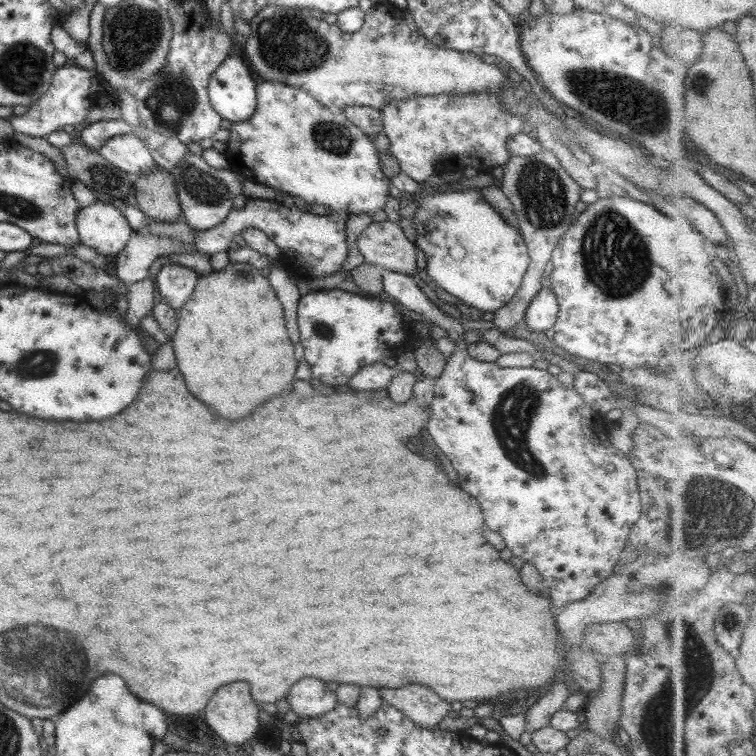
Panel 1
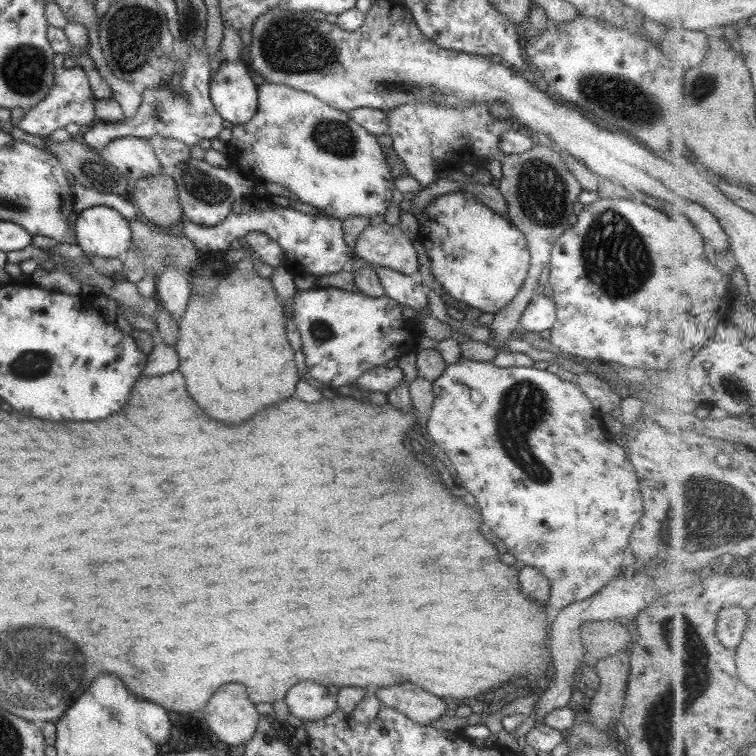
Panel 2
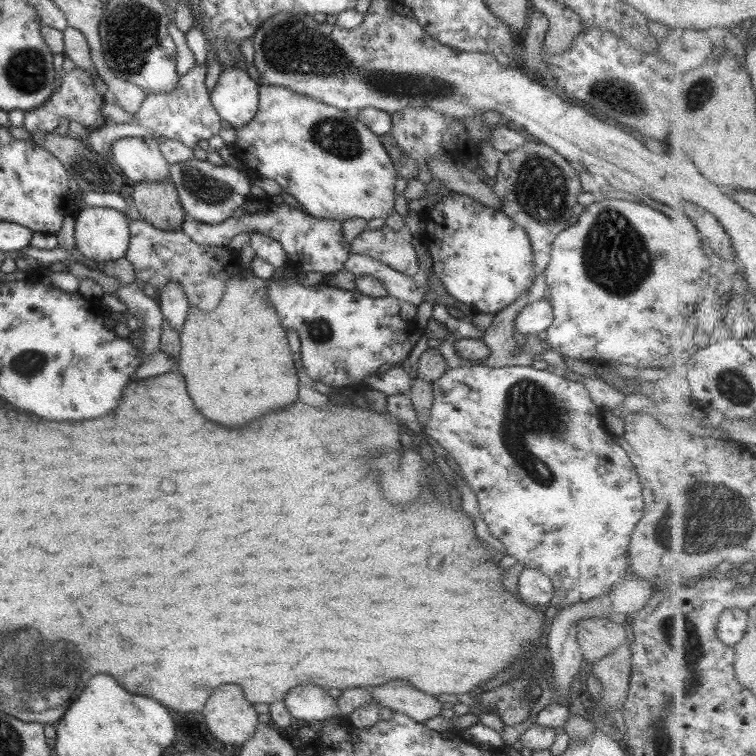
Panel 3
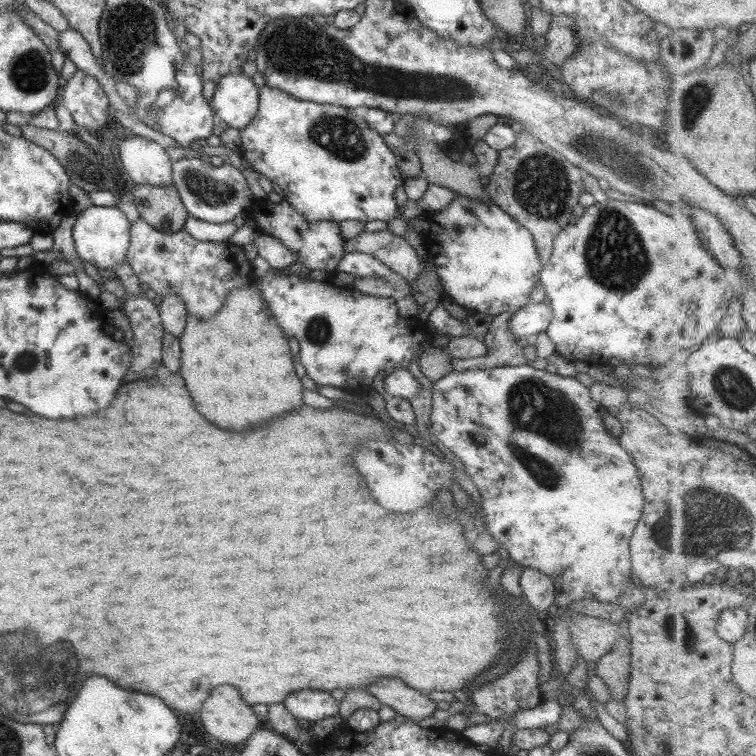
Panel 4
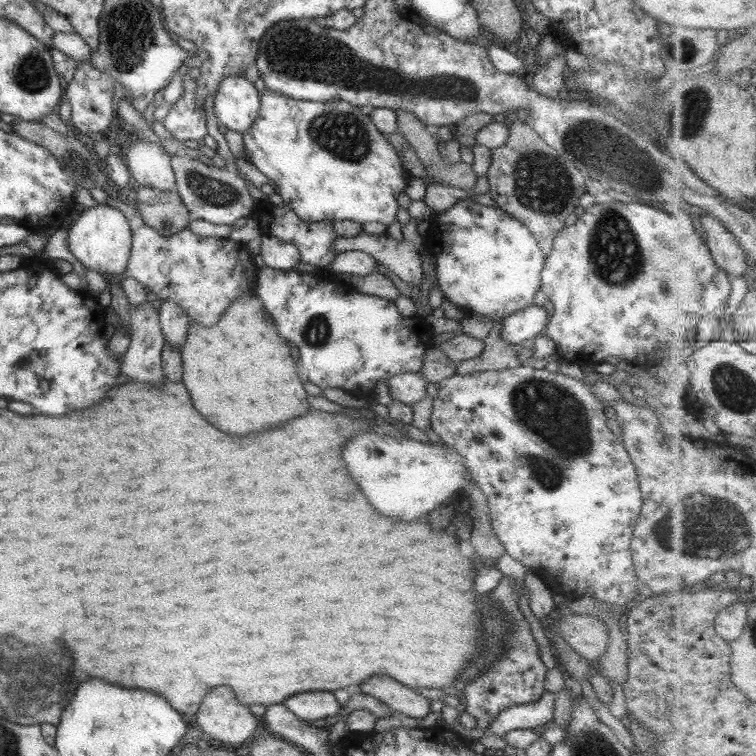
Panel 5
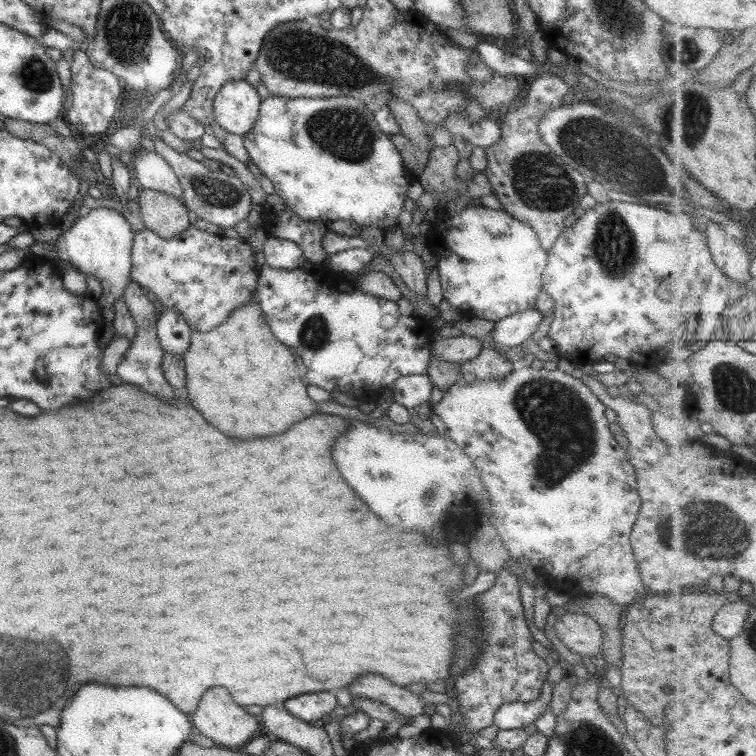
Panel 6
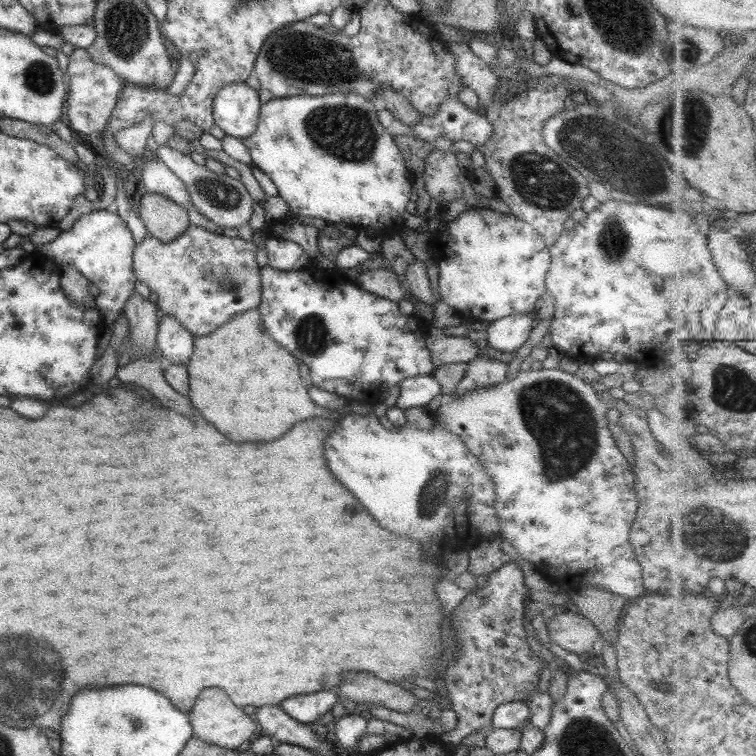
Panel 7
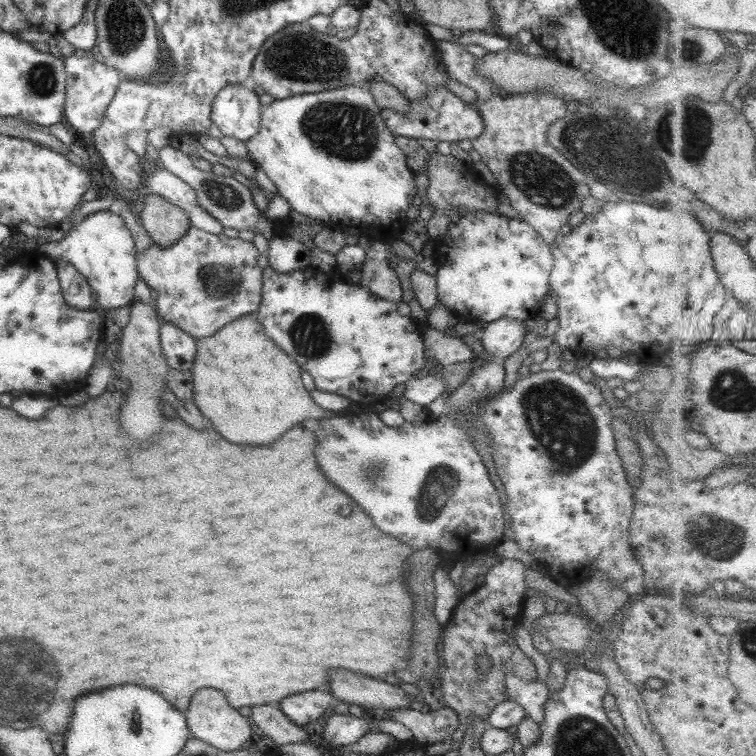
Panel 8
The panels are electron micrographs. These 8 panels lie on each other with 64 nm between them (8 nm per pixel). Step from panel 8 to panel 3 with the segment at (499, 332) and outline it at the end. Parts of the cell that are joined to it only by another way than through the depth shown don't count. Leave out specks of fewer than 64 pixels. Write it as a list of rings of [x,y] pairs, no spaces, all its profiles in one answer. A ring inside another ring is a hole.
[[[544,299],[530,300],[514,318],[515,330],[527,337],[543,332],[552,321],[551,305]]]

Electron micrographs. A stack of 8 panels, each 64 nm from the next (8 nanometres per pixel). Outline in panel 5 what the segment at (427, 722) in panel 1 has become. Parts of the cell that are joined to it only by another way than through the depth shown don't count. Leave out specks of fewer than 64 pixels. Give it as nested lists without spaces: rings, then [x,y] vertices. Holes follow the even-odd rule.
[[[371,676],[369,680],[360,682],[353,690],[373,696],[392,708],[393,712],[401,712],[411,718],[421,719],[430,712],[429,699],[388,676]]]

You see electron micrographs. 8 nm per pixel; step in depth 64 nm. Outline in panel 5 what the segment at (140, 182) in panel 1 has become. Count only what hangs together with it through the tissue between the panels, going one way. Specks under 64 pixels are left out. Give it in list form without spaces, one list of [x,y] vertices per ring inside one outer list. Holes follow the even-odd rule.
[[[139,186],[133,194],[140,222],[159,234],[172,235],[187,228],[190,215],[177,192]]]

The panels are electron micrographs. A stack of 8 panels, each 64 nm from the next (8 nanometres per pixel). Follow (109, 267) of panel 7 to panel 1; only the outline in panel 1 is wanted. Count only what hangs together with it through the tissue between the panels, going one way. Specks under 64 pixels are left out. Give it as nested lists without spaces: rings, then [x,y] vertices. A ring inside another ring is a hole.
[[[94,202],[78,209],[75,219],[78,242],[101,256],[116,256],[133,235],[126,218],[111,203]]]

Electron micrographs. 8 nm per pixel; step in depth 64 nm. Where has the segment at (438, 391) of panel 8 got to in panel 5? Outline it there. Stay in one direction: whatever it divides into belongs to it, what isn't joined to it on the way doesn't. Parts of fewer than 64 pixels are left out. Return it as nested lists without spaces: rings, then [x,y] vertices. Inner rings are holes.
[[[403,373],[385,381],[392,400],[411,406],[426,394],[424,377],[417,373]]]

